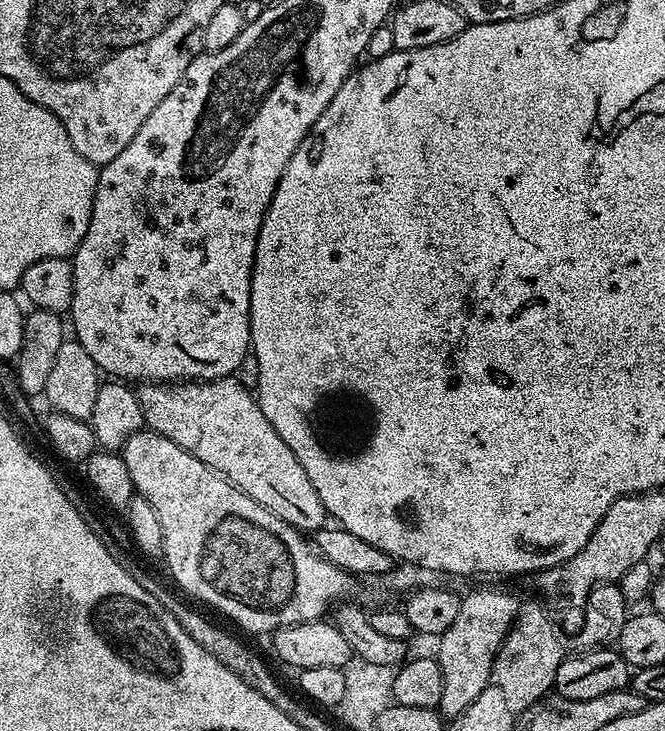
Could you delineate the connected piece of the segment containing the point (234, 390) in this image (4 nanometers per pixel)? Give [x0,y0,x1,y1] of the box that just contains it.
[135,376,326,534]

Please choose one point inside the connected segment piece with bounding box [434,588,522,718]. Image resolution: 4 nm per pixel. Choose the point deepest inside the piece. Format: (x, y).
(467, 651)

